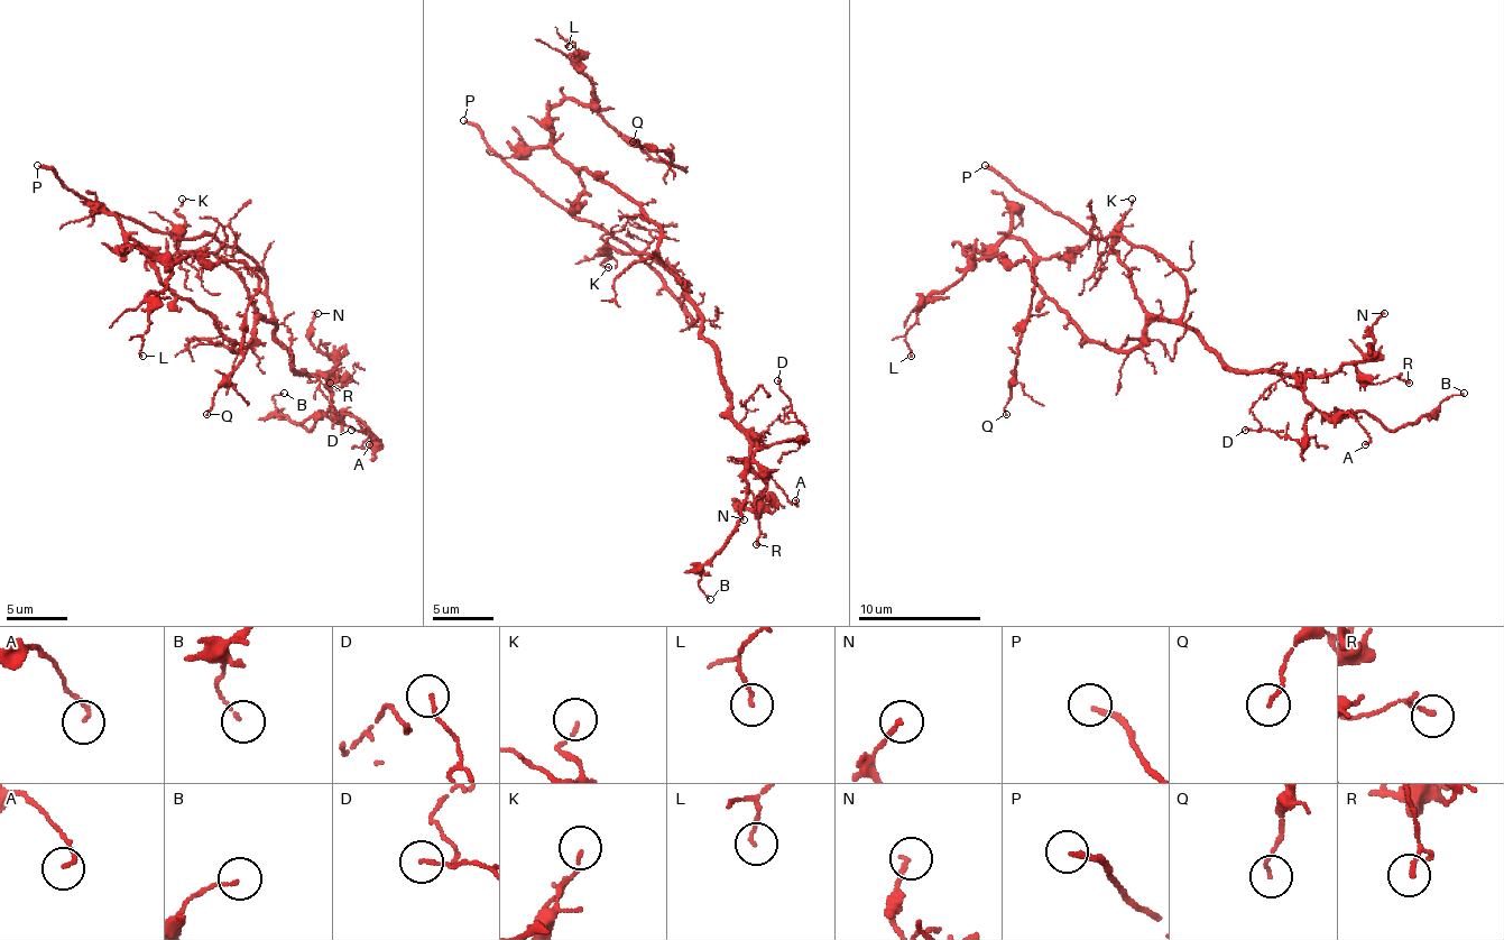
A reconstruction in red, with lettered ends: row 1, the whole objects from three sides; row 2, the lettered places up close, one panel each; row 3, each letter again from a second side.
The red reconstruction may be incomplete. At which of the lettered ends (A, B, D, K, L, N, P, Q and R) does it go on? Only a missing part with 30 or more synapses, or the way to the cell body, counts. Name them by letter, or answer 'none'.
P

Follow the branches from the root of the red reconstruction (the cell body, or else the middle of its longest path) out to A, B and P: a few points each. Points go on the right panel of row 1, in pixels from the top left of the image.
A: (1077, 324), (1132, 349), (1156, 319), (1181, 322), (1230, 368), (1291, 374), (1326, 417), (1350, 414), (1365, 444)
B: (1077, 324), (1132, 349), (1156, 319), (1181, 322), (1230, 368), (1291, 374), (1319, 411), (1390, 430), (1464, 393)
P: (1077, 324), (1095, 343), (1132, 349), (1156, 319), (1181, 315), (1187, 282), (1147, 248), (1095, 239), (985, 165)

